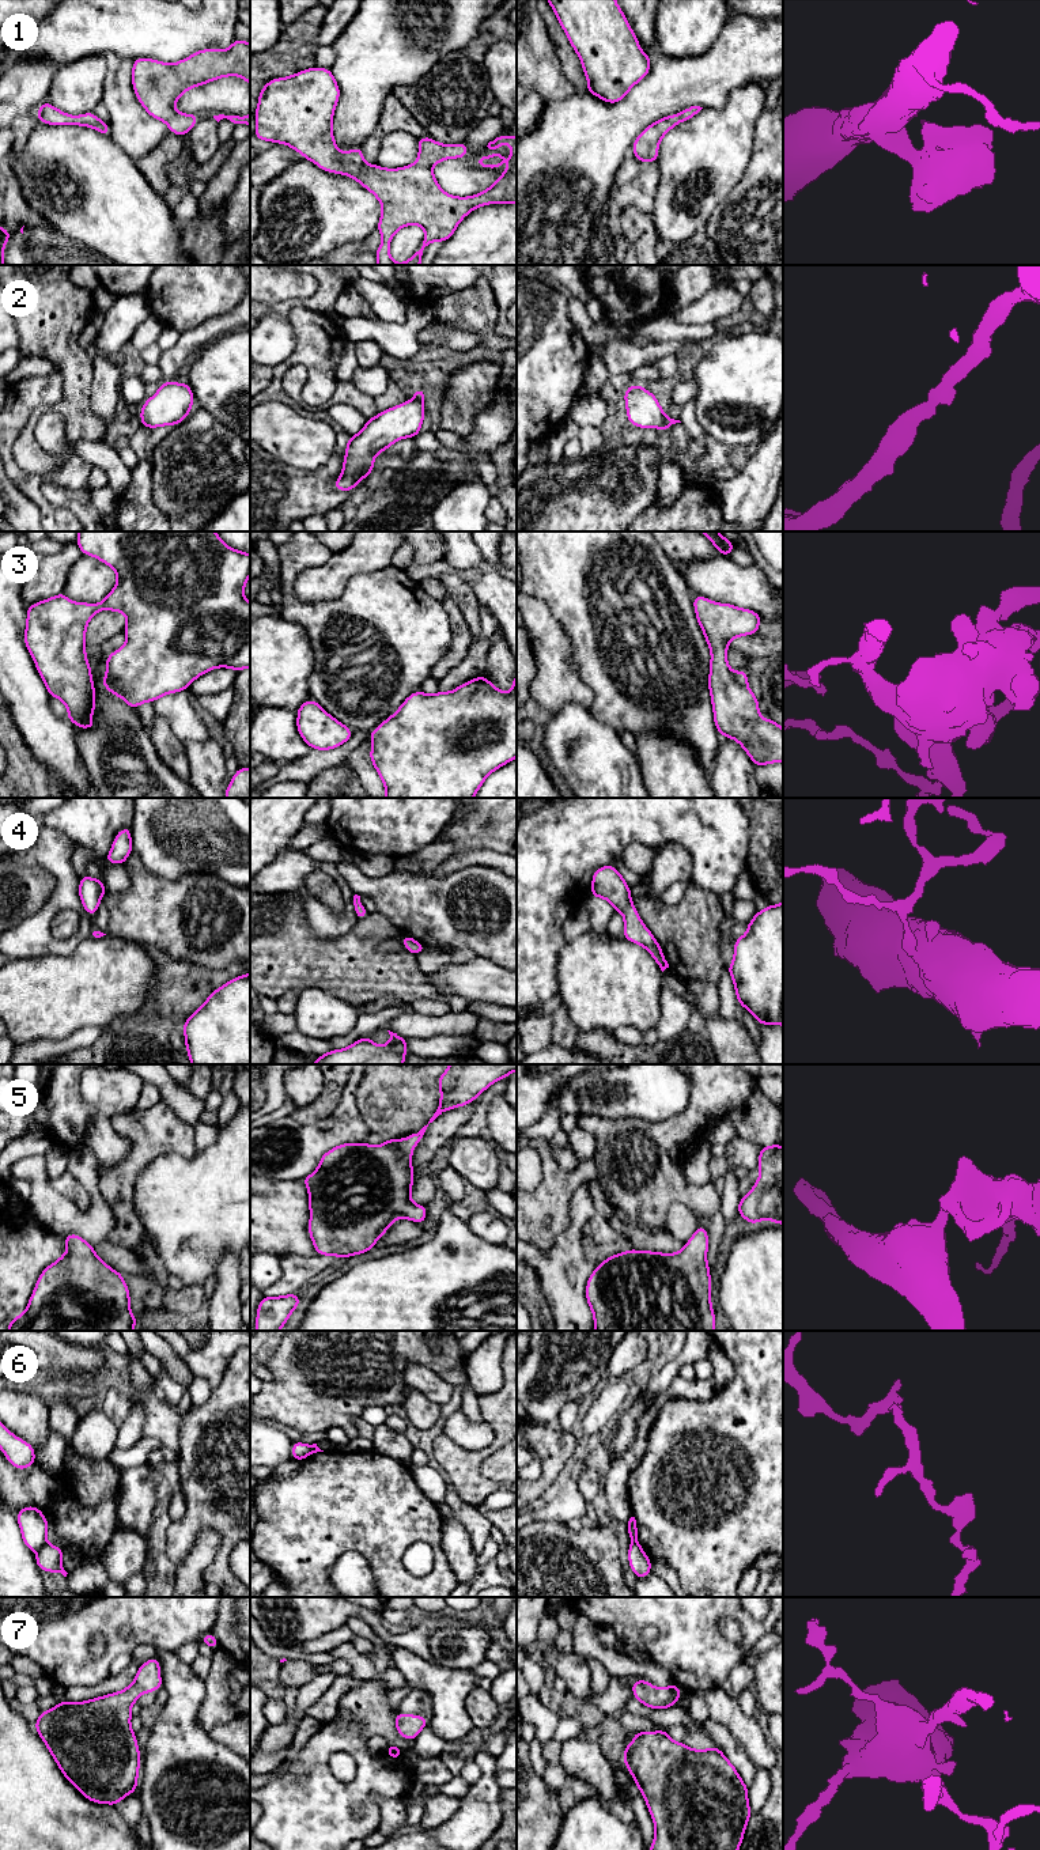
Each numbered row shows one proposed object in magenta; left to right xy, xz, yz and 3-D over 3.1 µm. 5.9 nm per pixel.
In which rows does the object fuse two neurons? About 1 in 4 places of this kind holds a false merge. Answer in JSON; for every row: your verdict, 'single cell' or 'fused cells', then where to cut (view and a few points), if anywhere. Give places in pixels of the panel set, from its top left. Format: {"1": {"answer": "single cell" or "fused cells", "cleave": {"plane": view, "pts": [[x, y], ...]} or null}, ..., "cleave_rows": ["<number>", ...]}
{"1": {"answer": "single cell", "cleave": null}, "2": {"answer": "single cell", "cleave": null}, "3": {"answer": "single cell", "cleave": null}, "4": {"answer": "single cell", "cleave": null}, "5": {"answer": "single cell", "cleave": null}, "6": {"answer": "fused cells", "cleave": {"plane": "xy", "pts": [[45, 1542], [37, 1550]]}}, "7": {"answer": "single cell", "cleave": null}, "cleave_rows": ["6"]}

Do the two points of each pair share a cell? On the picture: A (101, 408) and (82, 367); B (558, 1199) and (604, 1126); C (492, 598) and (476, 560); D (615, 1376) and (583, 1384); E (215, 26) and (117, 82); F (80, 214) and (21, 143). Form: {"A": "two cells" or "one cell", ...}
{"A": "two cells", "B": "two cells", "C": "one cell", "D": "two cells", "E": "two cells", "F": "two cells"}

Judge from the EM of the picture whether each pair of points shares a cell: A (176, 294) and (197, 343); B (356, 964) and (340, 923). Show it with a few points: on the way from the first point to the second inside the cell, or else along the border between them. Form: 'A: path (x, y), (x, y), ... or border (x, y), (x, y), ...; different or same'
A: border (219, 314), (181, 335); different
B: border (358, 919), (332, 939), (318, 939), (312, 933); different

